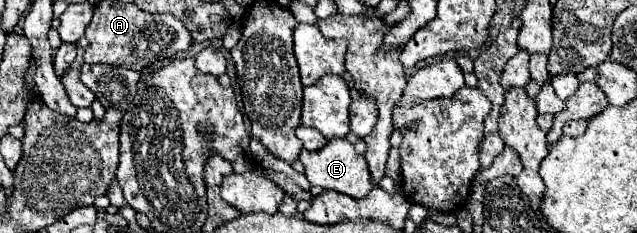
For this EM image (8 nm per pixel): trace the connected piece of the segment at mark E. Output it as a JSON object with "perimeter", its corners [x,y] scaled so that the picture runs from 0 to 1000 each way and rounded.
{"perimeter":[[[521,592],[499,652],[474,644],[471,695],[480,721],[480,764],[487,773],[490,798],[502,798],[509,815],[527,815],[527,824],[537,824],[537,833],[553,841],[553,850],[571,850],[584,815],[578,695],[571,670],[559,661],[556,627],[543,592]]]}

